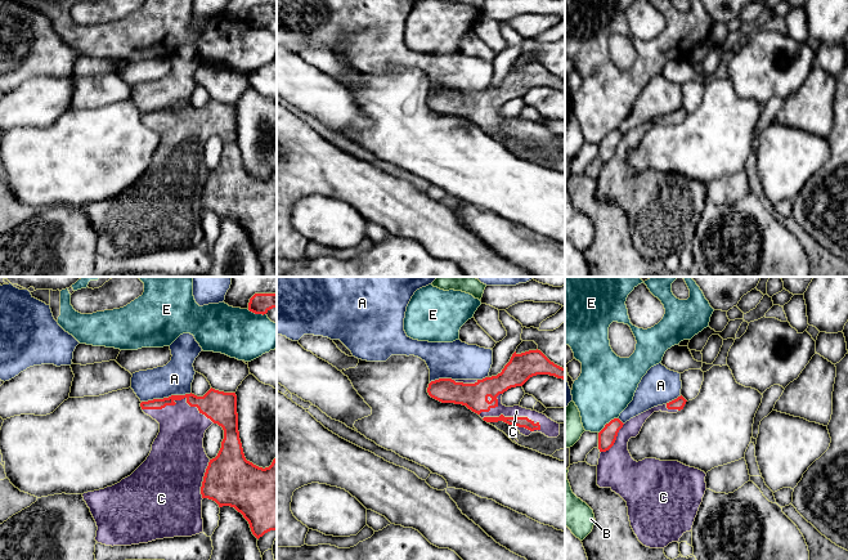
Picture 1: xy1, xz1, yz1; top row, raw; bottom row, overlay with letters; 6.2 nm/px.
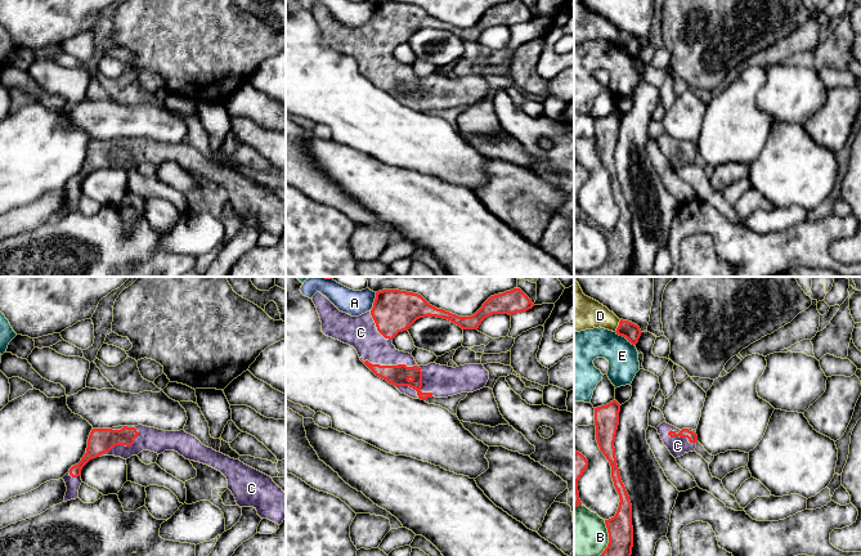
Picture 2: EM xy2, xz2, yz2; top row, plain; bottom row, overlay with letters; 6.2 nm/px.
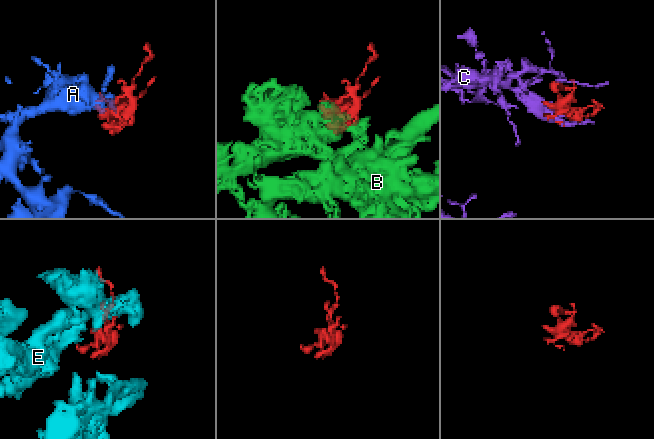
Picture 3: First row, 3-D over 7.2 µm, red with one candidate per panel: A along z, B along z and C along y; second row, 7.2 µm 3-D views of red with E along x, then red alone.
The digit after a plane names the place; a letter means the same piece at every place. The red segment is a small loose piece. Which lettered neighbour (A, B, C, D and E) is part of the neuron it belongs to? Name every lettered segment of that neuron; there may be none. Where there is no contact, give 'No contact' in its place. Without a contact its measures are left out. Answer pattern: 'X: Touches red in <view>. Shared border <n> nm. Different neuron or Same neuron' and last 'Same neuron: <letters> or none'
A: Touches red in xy1. Shared border 320 nm. Different neuron
B: Touches red in yz2. Shared border 320 nm. Different neuron
C: Touches red in xz2. Shared border 500 nm. Same neuron
D: Touches red in yz2. Shared border 90 nm. Different neuron
E: Touches red in yz1. Shared border 160 nm. Different neuron
Same neuron: C

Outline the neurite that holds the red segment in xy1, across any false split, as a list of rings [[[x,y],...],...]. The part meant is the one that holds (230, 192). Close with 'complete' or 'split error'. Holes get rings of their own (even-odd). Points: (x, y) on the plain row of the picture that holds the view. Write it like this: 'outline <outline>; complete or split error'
outline [[[211,99],[203,108],[192,104],[171,107],[142,113],[140,118],[160,135],[149,167],[120,194],[82,206],[98,238],[98,255],[131,257],[203,245],[203,210],[215,212],[219,219],[234,219],[248,233],[257,251],[277,242],[277,169],[265,180],[246,171],[238,143],[235,104]],[[212,135],[223,139],[224,151],[217,167],[210,171],[203,149]]]; split error

